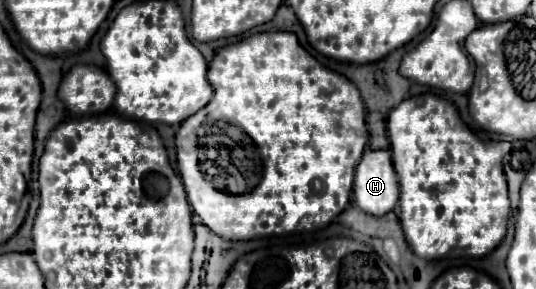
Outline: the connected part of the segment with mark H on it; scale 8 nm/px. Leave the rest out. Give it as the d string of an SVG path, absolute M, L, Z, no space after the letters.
M366 149L354 175L354 197L362 211L382 217L398 201L398 177L388 149Z

